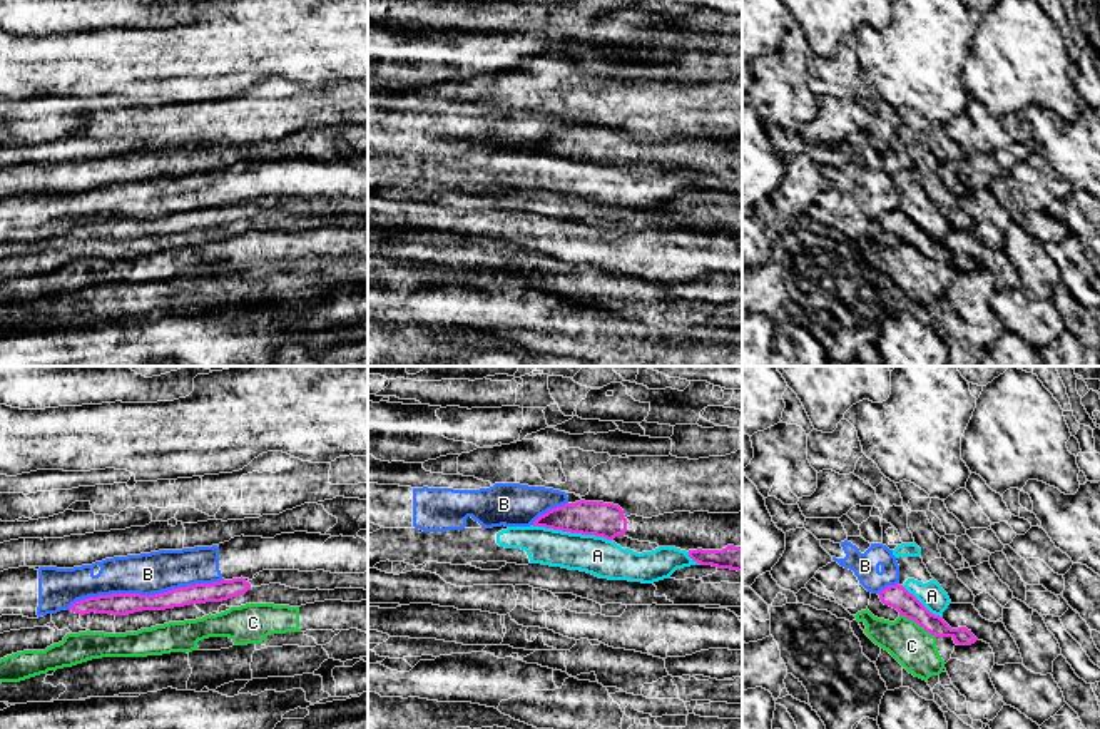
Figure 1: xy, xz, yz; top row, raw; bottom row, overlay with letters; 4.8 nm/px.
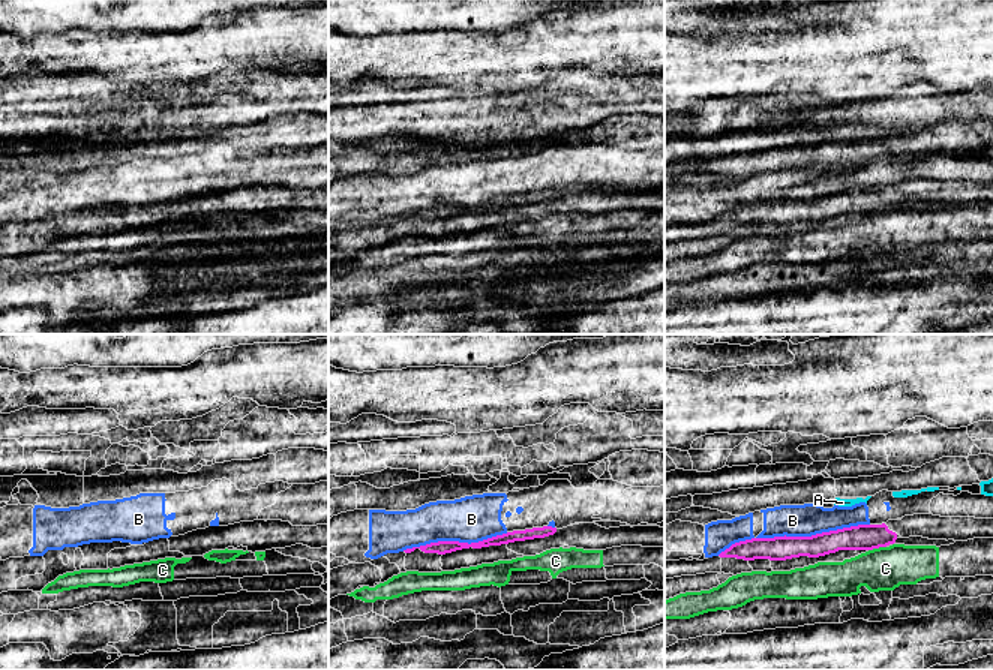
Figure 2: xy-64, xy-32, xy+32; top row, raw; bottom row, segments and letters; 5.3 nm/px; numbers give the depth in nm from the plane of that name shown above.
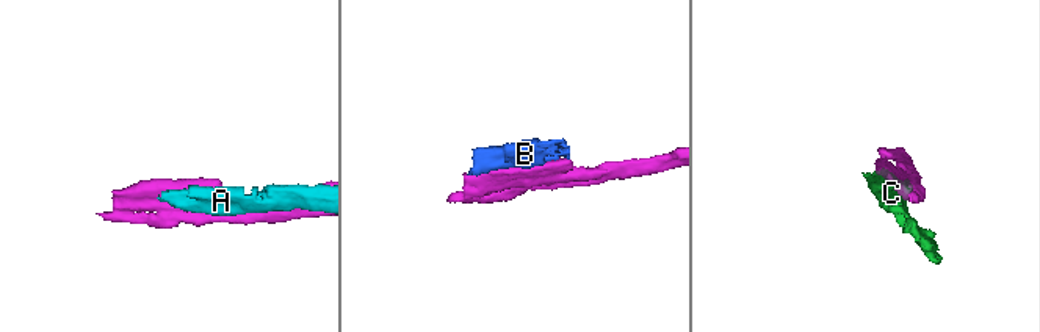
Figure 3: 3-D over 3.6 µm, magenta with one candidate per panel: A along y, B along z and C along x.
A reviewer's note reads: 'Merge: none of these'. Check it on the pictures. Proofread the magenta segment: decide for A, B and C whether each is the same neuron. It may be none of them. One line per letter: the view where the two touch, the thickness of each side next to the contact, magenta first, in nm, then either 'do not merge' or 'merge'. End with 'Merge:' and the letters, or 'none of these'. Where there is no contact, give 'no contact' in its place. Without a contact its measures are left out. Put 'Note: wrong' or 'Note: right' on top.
Note: right
A: meets magenta in xz; 170 nm thick on the magenta side, 190 nm on the other; do not merge
B: meets magenta in xy; 110 nm thick on the magenta side, 200 nm on the other; do not merge
C: meets magenta in yz; 110 nm thick on the magenta side, 200 nm on the other; do not merge
Merge: none of these

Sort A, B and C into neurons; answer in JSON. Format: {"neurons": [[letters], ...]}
{"neurons": [["A"], ["B"], ["C"]]}

